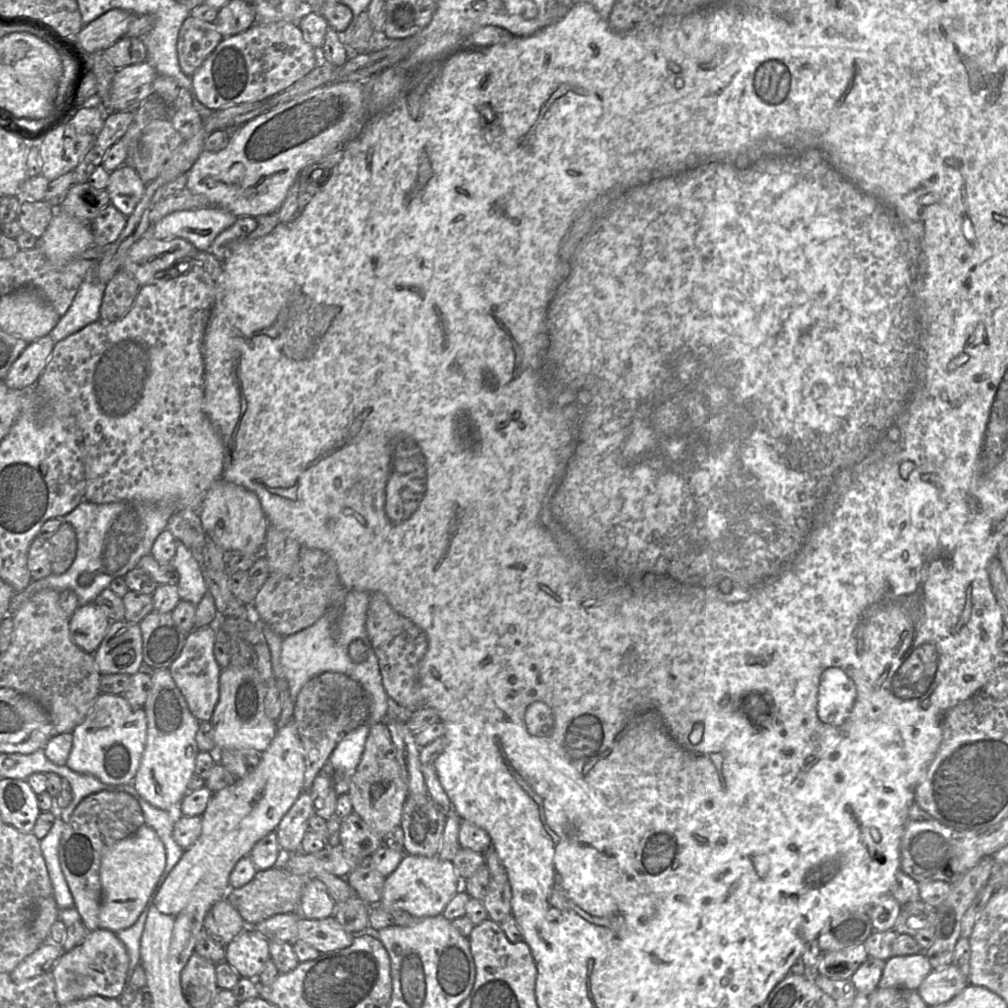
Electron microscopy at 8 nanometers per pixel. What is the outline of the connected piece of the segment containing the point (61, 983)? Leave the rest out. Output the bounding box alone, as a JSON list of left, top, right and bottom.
[51,928,129,1005]

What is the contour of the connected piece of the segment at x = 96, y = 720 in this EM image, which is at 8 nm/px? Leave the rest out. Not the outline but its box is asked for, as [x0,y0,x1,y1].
[66,693,147,784]

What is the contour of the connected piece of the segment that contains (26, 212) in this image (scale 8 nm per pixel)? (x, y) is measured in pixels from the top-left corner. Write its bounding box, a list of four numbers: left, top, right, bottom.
[17,199,53,238]

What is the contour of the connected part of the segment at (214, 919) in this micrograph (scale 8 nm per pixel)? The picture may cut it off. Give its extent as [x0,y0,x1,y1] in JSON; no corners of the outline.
[203,898,247,946]

